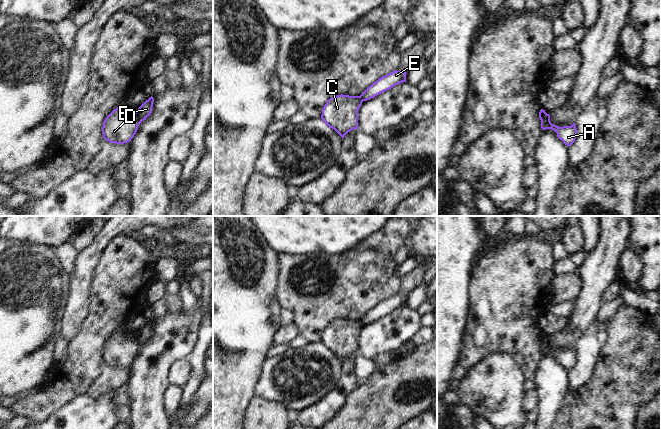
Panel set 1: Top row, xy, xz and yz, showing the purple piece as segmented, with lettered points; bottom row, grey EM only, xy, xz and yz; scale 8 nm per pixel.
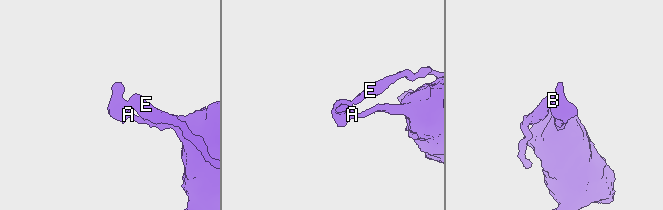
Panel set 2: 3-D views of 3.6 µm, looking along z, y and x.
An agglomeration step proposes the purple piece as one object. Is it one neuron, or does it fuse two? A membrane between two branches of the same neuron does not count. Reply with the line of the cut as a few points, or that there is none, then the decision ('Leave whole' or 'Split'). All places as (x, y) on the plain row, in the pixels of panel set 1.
Split along xy (135, 336), (140, 346). Split

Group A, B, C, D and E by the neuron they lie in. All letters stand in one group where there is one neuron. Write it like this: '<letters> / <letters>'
A C D / B E

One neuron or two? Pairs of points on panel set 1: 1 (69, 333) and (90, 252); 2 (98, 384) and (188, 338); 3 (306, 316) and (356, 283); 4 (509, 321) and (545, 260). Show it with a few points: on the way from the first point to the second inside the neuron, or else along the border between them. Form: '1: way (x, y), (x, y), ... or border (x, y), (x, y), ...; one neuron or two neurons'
1: way (75, 313), (79, 302), (79, 284), (82, 272); one neuron
2: border (130, 366), (130, 378), (126, 383); two neurons
3: way (318, 304), (335, 287), (344, 287); one neuron
4: way (509, 306), (509, 296), (530, 275); one neuron

